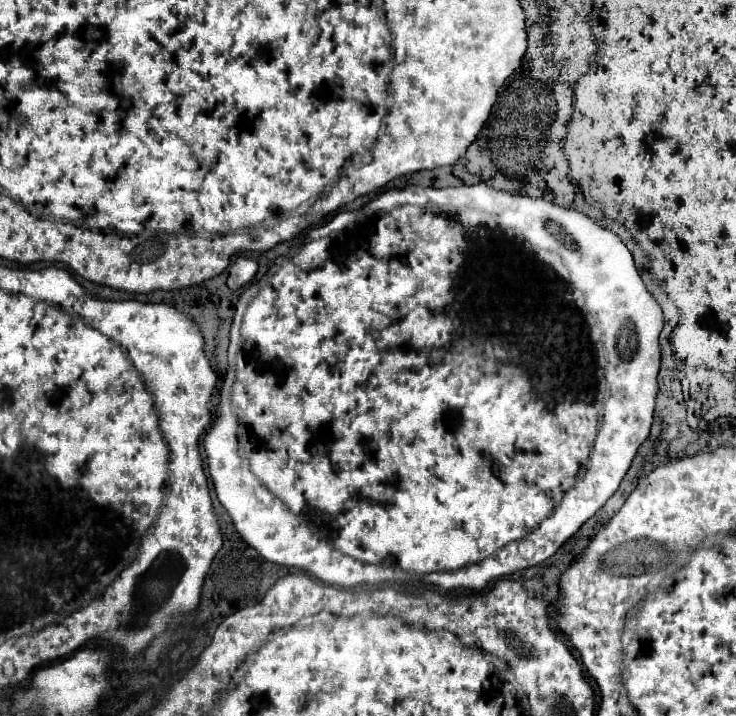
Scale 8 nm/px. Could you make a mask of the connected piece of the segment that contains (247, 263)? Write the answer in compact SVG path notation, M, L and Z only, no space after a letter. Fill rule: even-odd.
M237 257L231 265L229 265L229 277L227 277L227 287L231 291L239 291L243 289L257 273L257 263L247 259L247 257Z

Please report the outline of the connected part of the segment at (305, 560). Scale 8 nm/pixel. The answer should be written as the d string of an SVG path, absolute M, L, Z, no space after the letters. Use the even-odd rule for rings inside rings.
M497 161L497 175L495 175L495 177L493 177L493 175L491 175L491 167L489 167L489 175L487 175L487 177L489 177L489 181L479 181L479 183L461 183L461 181L459 181L459 179L457 179L457 177L455 177L455 175L451 175L451 169L452 169L452 167L445 167L445 168L438 168L438 169L434 169L434 170L430 170L430 171L420 171L420 172L417 172L417 173L414 173L414 174L411 174L411 175L408 175L408 176L406 176L406 177L404 177L404 178L403 178L403 179L399 179L399 180L398 180L398 188L393 188L393 189L391 189L391 190L387 190L387 191L385 191L385 192L383 192L383 193L381 193L381 194L380 194L380 195L378 195L378 196L377 196L377 197L376 197L376 198L374 198L374 199L373 199L373 200L372 200L372 201L370 201L370 202L369 202L369 203L367 203L367 204L366 204L366 205L365 205L365 206L363 206L363 208L362 208L362 209L361 209L361 212L362 212L362 210L363 210L363 214L364 214L364 216L365 216L365 217L357 217L357 219L355 219L355 221L353 221L353 223L349 223L349 225L347 225L347 227L345 227L345 229L343 229L343 231L339 231L339 233L331 233L331 235L327 235L327 237L323 237L323 238L322 238L322 239L319 239L319 240L310 240L310 237L309 237L309 232L308 232L308 233L307 233L307 234L306 234L306 236L305 236L305 239L304 239L304 241L303 241L303 243L302 243L302 244L300 244L300 245L298 245L298 246L294 246L294 247L292 247L292 248L291 248L291 249L290 249L290 251L289 251L289 253L288 253L288 254L287 254L287 255L285 255L285 256L281 256L281 257L279 257L279 258L277 258L277 259L276 259L276 260L275 260L275 261L274 261L274 263L273 263L273 265L272 265L272 267L270 267L270 269L269 269L269 270L268 270L268 272L267 272L267 273L266 273L266 274L265 274L265 276L264 276L264 277L263 277L263 278L261 278L261 279L260 279L260 280L259 280L259 281L257 281L257 282L256 282L256 283L255 283L255 282L253 282L253 283L252 283L252 284L251 284L251 285L249 285L249 286L248 286L248 287L247 287L247 289L246 289L246 288L245 288L245 290L244 290L244 292L243 292L243 293L242 293L242 294L241 294L241 295L240 295L240 296L239 296L239 299L238 299L238 301L237 301L237 304L236 304L236 310L235 310L235 314L234 314L234 317L233 317L233 322L232 322L232 326L231 326L231 330L230 330L230 344L229 344L229 347L228 347L228 360L229 360L229 359L231 359L231 360L241 360L241 359L240 359L240 357L239 357L239 356L238 356L238 357L236 357L236 354L237 354L237 353L239 353L239 352L242 352L242 353L243 353L243 363L245 363L245 367L239 367L239 369L237 369L237 381L235 381L235 385L233 385L233 391L231 391L231 403L233 403L233 407L231 407L231 403L229 403L229 389L231 389L231 387L229 387L229 385L225 385L225 387L223 387L223 391L221 391L221 403L219 403L219 407L217 407L217 419L215 419L215 423L213 423L213 425L211 425L211 429L209 429L209 431L207 431L207 435L205 435L205 451L207 451L207 465L209 465L209 473L211 473L211 477L213 477L213 485L215 485L215 493L216 493L216 494L217 494L217 497L218 497L218 500L219 500L219 501L221 501L221 505L223 505L223 507L225 507L225 509L227 509L227 513L229 513L229 515L231 515L231 519L233 519L233 523L235 523L235 529L237 529L237 531L239 531L239 535L241 535L241 537L243 537L243 539L245 539L245 541L247 541L247 543L249 543L249 545L251 545L251 547L255 547L255 549L257 549L257 551L259 551L259 553L261 553L261 555L263 555L263 557L265 557L265 559L267 559L267 561L271 561L271 563L277 563L277 565L285 565L285 567L295 567L295 569L301 569L301 571L305 571L305 573L309 573L309 575L313 575L313 577L317 577L317 579L319 579L319 581L323 581L323 583L329 583L329 585L341 585L341 587L357 587L357 585L361 585L361 583L369 583L369 585L377 585L377 583L391 583L391 581L409 581L409 579L413 579L413 577L419 577L419 575L418 575L418 574L416 574L416 573L427 573L427 575L423 575L423 577L419 577L419 579L423 579L423 581L427 581L427 583L431 583L431 585L437 585L437 587L439 587L439 589L443 589L443 591L451 591L451 589L465 589L465 591L481 591L481 589L485 589L485 587L487 587L487 583L489 583L489 581L495 581L495 579L499 579L499 577L505 577L505 575L511 575L511 573L515 573L515 571L519 571L519 569L525 569L525 567L531 567L531 565L537 565L537 563L541 563L541 561L545 561L545 559L549 559L549 557L551 557L551 555L553 555L553 553L555 553L555 551L557 551L557 549L559 549L559 547L561 547L561 545L563 545L563 543L565 543L565 541L567 541L567 539L569 539L569 537L571 537L571 535L575 535L575 533L577 533L577 531L579 531L579 527L581 527L581 525L583 525L583 523L585 523L585 521L587 521L587 519L589 519L589 517L593 517L593 515L595 515L595 513L597 513L597 511L599 511L599 509L601 509L601 507L603 507L603 505L605 505L605 501L607 501L607 499L609 499L609 497L611 497L611 495L613 495L613 493L615 493L615 491L617 491L617 487L619 487L619 483L621 483L621 479L623 479L623 477L625 477L625 473L627 473L627 469L629 469L629 467L631 467L631 461L633 461L633 457L635 457L635 453L637 453L637 449L639 449L639 445L641 445L641 443L643 443L643 441L645 441L645 439L647 439L647 435L649 435L649 429L651 429L651 423L653 423L653 409L655 409L655 395L657 395L657 373L659 373L659 363L661 363L661 349L659 349L659 333L661 333L661 329L663 329L663 313L661 313L661 307L659 307L659 305L657 305L657 301L655 301L655 299L653 299L653 297L651 297L651 293L649 293L649 291L647 291L647 289L645 289L645 285L643 285L643 281L641 281L641 277L639 277L639 273L637 273L637 269L635 269L635 263L633 263L633 257L631 257L631 253L629 253L629 249L627 249L627 247L625 247L625 245L623 245L623 241L621 241L621 239L619 239L619 237L617 237L617 235L613 235L613 233L611 233L611 231L607 231L607 229L603 229L603 227L599 227L599 225L597 225L597 223L595 223L595 221L591 221L591 219L589 219L589 217L587 217L587 215L583 215L583 213L579 213L579 211L575 211L575 209L563 209L563 207L557 207L557 205L553 205L553 203L549 203L549 201L545 201L545 199L539 199L539 223L533 223L533 225L529 225L529 227L533 227L533 231L537 231L537 229L539 229L539 237L537 237L537 235L533 235L533 241L539 241L539 243L543 243L543 239L547 239L547 245L551 245L551 249L555 249L555 245L557 245L557 247L559 247L559 255L557 255L557 253L553 253L553 251L547 251L547 249L541 249L541 247L539 247L539 245L535 245L535 243L531 243L531 241L527 241L527 239L525 239L525 237L523 237L523 217L521 217L521 219L511 219L511 217L517 217L517 213L519 213L519 215L523 215L523 195L521 195L521 193L519 193L519 189L517 189L517 185L509 185L509 183L507 183L507 179L505 179L505 177L503 177L503 175L499 175L499 161ZM585 329L587 329L587 335L589 335L589 329L590 329L590 337L589 337L589 349L587 349L587 343L581 343L581 341L583 341L583 339L581 339L581 337L579 337L579 335L583 335L583 331L585 331ZM231 409L235 409L235 413L237 413L237 417L239 417L239 421L241 421L241 431L243 431L243 435L241 435L241 439L243 439L243 443L245 443L245 449L247 449L247 453L249 453L249 459L247 459L247 453L245 453L245 449L241 449L241 439L239 439L239 437L237 437L237 417L233 417L233 411L231 411Z

